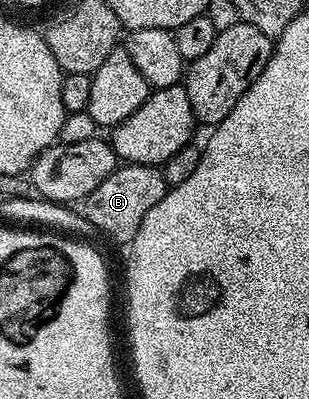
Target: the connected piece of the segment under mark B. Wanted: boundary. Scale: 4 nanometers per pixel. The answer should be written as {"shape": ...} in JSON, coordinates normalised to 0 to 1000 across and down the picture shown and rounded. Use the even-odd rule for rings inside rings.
{"shape":[[[401,409],[379,416],[375,429],[356,434],[356,444],[343,444],[343,454],[330,454],[330,464],[317,464],[317,474],[304,474],[304,484],[291,484],[275,494],[265,504],[265,531],[324,589],[327,584],[353,589],[369,607],[414,614],[424,612],[434,584],[447,584],[447,564],[460,564],[472,534],[485,534],[485,524],[498,524],[498,514],[511,514],[511,504],[524,504],[534,476],[531,431],[518,419]]]}

